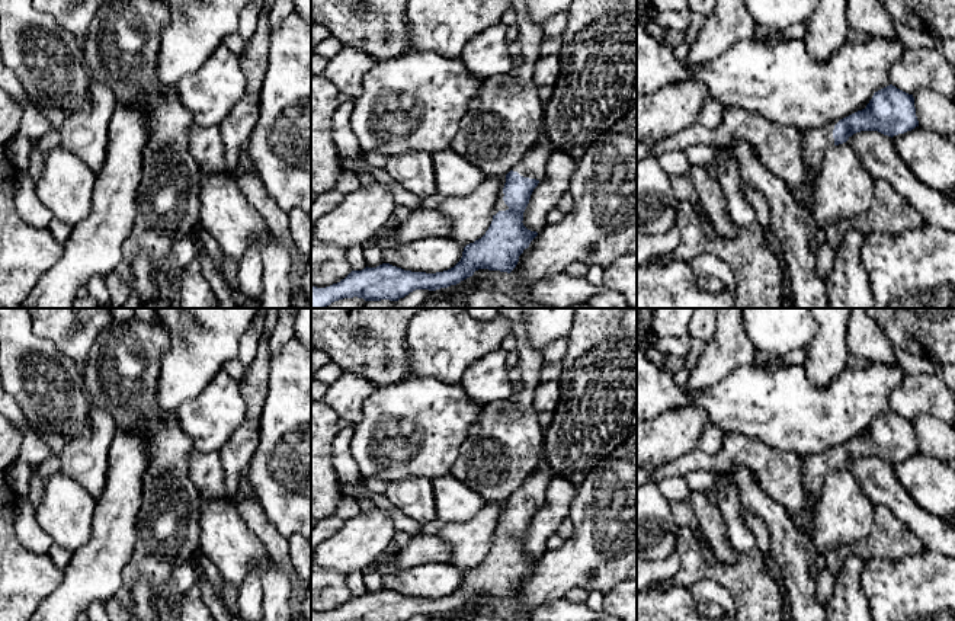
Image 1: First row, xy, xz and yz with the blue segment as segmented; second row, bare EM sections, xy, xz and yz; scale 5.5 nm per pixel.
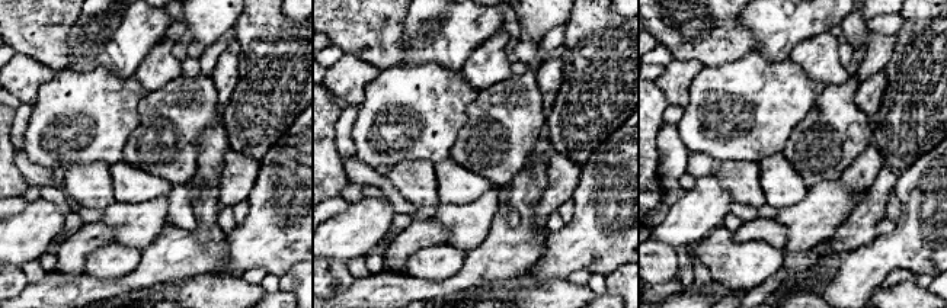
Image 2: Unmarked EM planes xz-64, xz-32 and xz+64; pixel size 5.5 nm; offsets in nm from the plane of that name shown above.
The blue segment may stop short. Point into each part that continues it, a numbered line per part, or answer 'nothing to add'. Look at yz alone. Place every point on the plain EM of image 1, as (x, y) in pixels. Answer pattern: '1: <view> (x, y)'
1: yz (819, 466)

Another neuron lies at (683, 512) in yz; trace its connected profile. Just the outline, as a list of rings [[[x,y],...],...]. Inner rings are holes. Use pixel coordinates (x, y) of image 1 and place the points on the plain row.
[[[673,500],[672,513],[677,522],[677,526],[692,526],[696,528],[699,525],[699,519],[693,510],[693,506],[686,500]]]

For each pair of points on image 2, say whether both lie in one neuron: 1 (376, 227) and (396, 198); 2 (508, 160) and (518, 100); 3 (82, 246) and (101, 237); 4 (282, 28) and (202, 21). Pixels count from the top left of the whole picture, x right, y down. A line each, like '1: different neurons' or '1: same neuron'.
1: different neurons
2: same neuron
3: same neuron
4: different neurons

